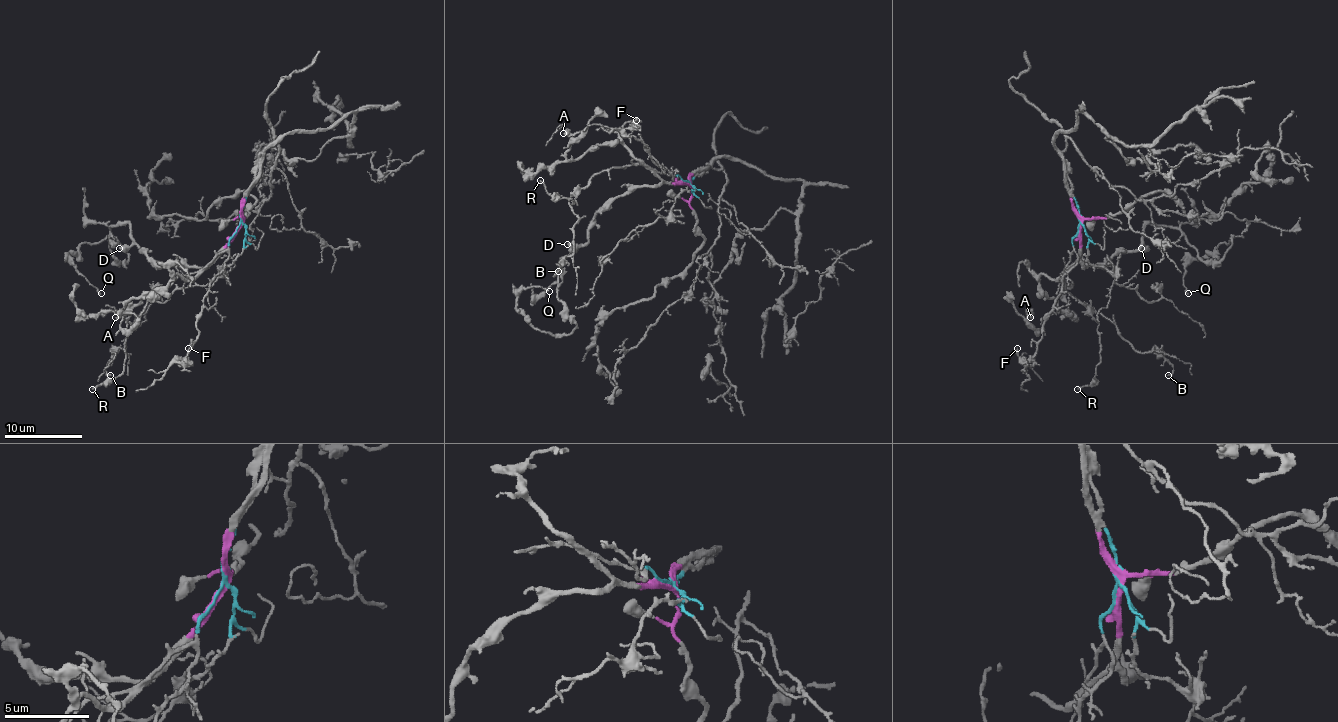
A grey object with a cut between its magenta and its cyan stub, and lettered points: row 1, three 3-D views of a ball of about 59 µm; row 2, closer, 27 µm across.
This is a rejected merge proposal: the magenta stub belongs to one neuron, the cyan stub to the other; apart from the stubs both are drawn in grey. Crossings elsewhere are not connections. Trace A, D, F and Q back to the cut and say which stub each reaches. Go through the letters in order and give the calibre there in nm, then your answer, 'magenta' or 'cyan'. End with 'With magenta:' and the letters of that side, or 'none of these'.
A: 400 nm thick; magenta
D: 550 nm thick; magenta
F: 220 nm thick; cyan
Q: 170 nm thick; magenta
With magenta: A, D, Q

